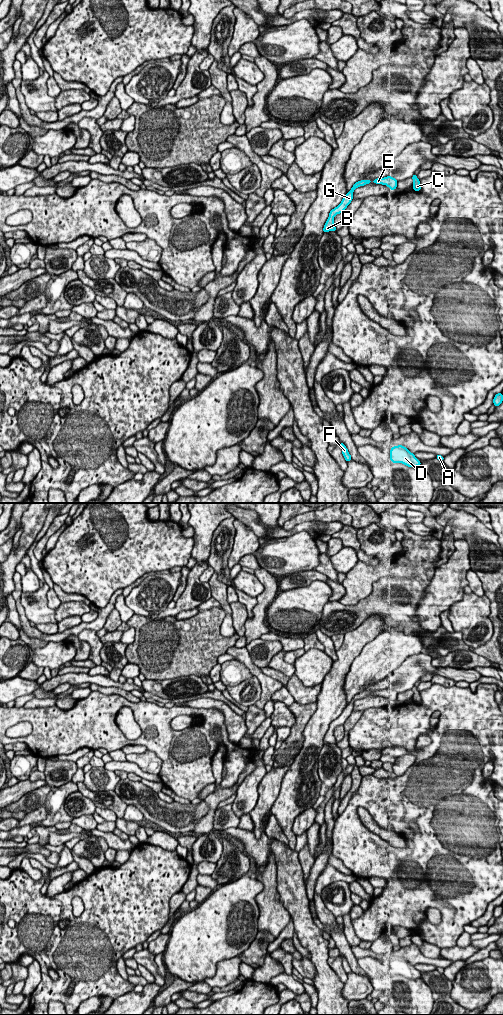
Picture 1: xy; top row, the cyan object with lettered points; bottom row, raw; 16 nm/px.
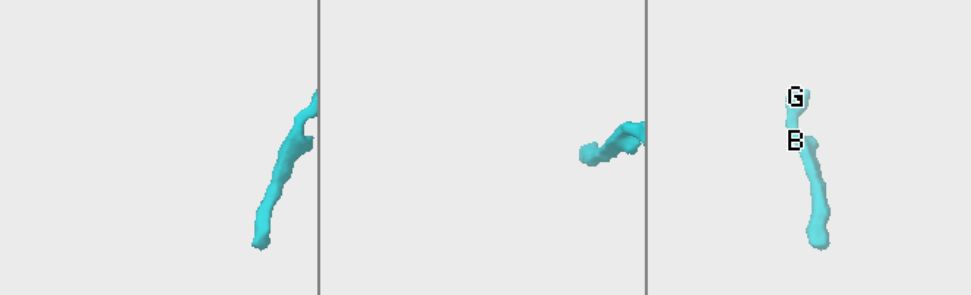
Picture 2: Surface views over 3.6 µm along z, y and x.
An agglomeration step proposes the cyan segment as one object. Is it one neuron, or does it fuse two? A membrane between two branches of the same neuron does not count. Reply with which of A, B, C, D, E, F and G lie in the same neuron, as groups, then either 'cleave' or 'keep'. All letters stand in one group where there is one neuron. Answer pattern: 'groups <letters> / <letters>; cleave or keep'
groups A B C D E F G; keep

